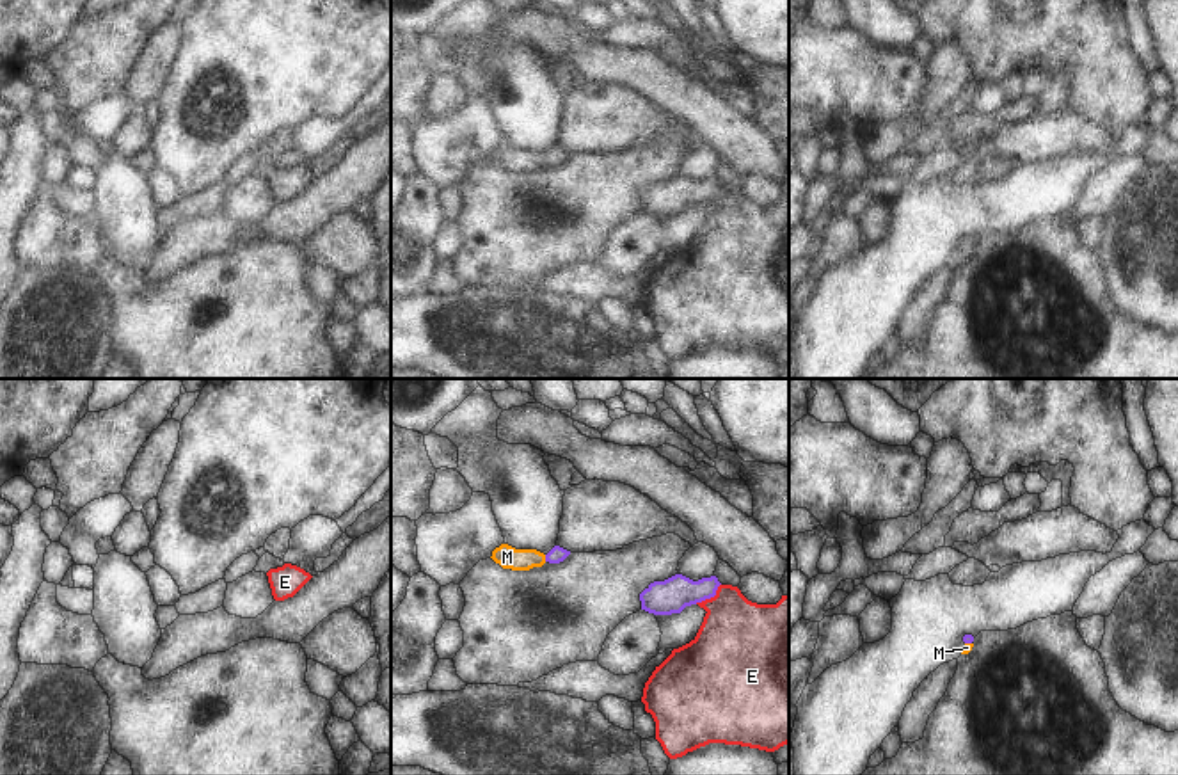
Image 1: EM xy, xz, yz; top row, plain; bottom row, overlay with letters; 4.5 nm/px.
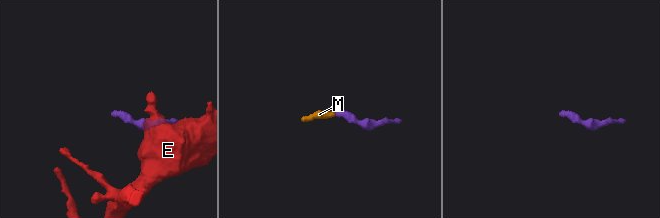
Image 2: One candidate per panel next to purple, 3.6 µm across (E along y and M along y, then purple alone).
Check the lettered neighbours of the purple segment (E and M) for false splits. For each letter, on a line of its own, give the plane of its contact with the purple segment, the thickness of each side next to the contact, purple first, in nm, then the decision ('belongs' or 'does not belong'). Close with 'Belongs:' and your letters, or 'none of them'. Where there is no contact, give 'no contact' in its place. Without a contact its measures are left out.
E: xz | 160/400 nm | does not belong
M: xz | 70/100 nm | belongs
Belongs: M

